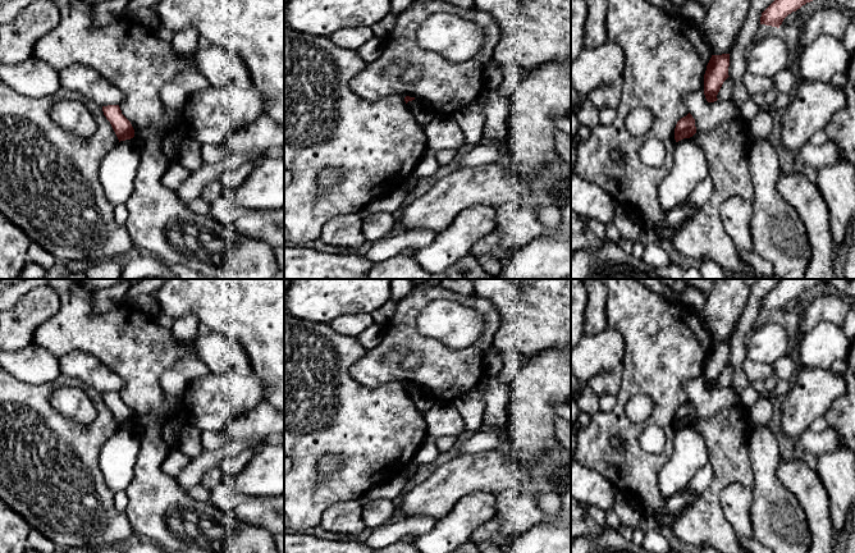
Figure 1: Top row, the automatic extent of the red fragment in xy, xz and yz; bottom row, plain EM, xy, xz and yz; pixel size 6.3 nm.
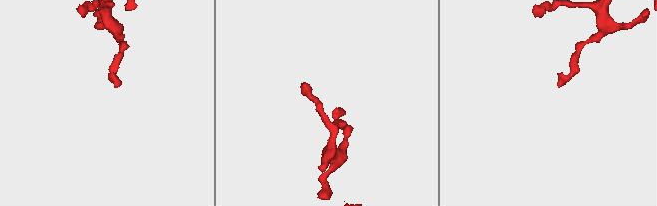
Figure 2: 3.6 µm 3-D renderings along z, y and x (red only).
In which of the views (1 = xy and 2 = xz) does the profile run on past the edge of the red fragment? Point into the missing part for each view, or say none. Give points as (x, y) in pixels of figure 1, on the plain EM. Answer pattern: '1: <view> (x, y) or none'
1: none
2: none

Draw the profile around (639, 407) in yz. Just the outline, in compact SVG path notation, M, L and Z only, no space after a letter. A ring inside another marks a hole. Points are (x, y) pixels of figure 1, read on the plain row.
M636 394L631 397L626 403L626 416L632 422L644 422L651 413L654 402L645 394Z

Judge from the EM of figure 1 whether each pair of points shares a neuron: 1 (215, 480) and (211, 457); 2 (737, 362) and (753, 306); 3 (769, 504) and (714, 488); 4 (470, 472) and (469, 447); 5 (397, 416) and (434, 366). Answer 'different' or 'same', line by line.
1: different
2: same
3: different
4: different
5: different

